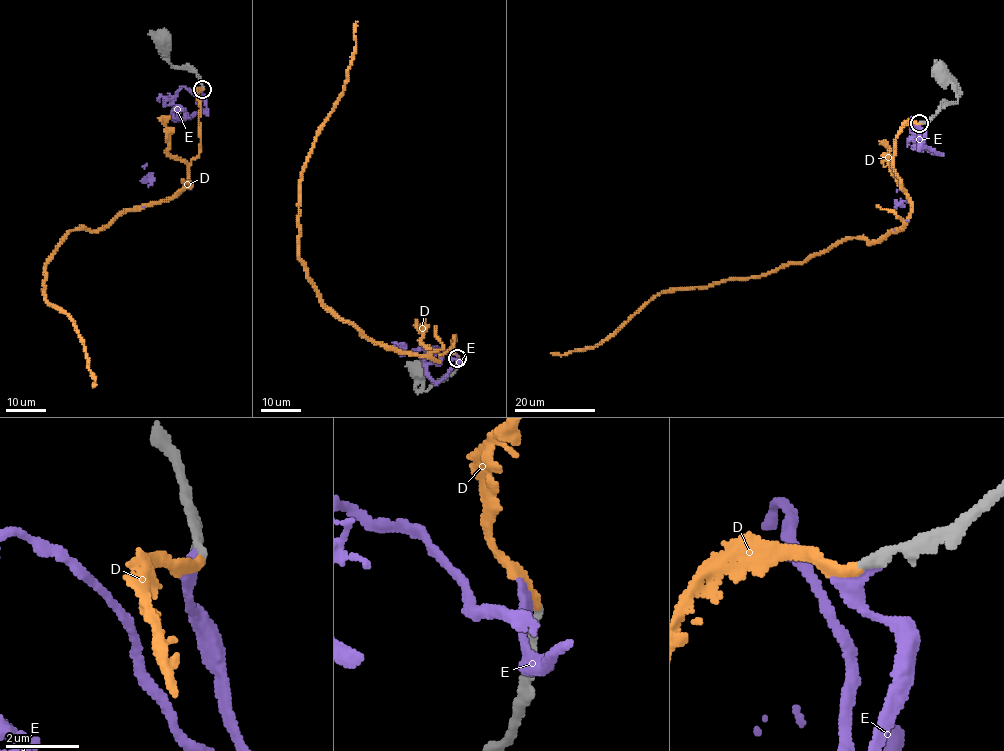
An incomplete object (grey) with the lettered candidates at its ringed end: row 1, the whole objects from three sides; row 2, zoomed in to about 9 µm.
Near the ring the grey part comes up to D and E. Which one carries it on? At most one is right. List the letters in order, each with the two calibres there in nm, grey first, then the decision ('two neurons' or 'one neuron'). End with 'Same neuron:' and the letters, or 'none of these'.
D: 240/280 nm | one neuron
E: 260/240 nm | two neurons
Same neuron: D

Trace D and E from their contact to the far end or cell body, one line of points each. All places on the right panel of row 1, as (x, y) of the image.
D: (920, 124), (896, 138), (894, 171), (912, 206), (897, 229), (661, 292), (593, 347), (551, 353)
E: (921, 123), (924, 136), (920, 145), (941, 153), (920, 147), (908, 198), (894, 209), (895, 229)

